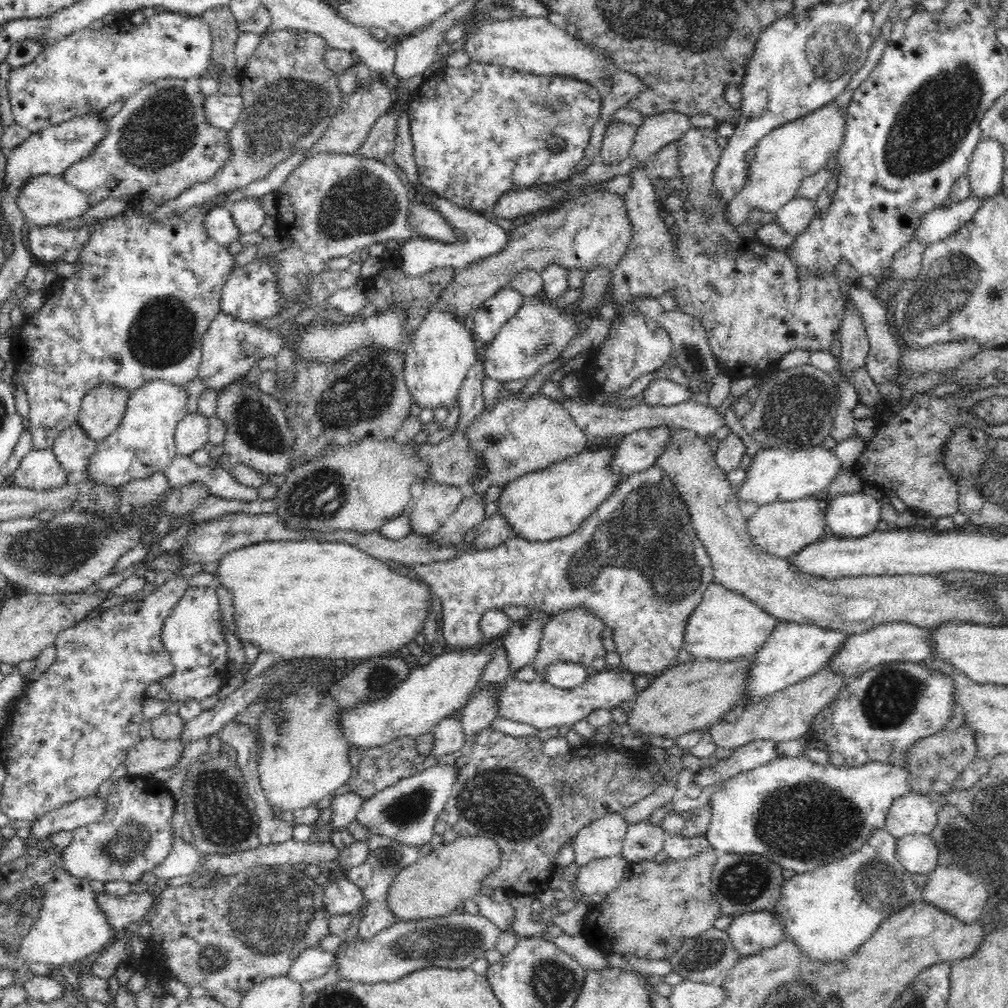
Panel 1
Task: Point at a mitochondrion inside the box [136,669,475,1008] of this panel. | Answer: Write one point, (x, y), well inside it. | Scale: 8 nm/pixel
(268, 912)

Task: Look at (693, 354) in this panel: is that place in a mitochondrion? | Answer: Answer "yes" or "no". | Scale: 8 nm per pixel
yes

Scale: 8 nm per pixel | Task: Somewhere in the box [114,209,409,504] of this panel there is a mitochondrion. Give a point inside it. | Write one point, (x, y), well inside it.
(363, 393)

